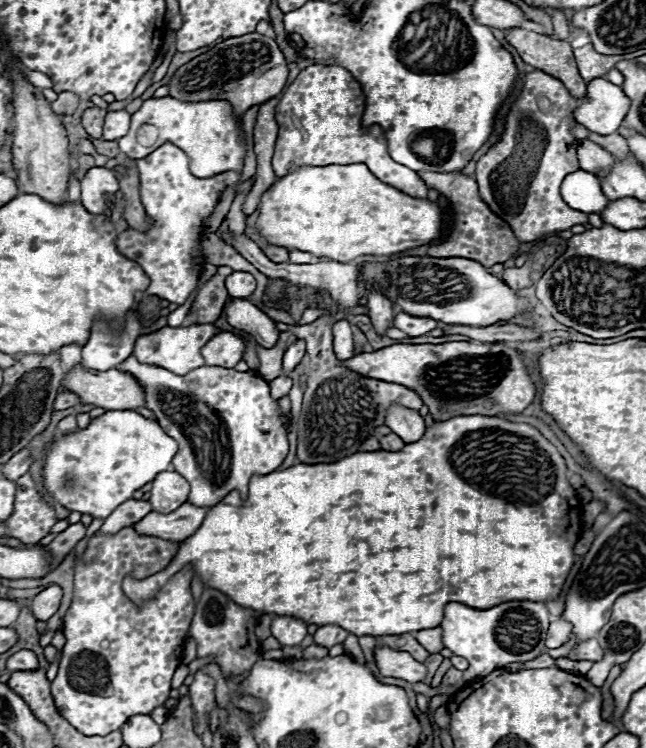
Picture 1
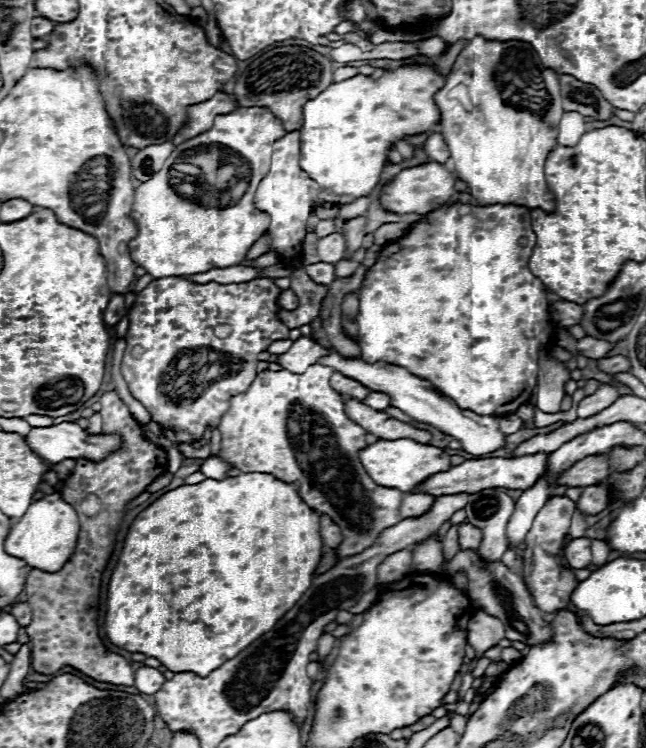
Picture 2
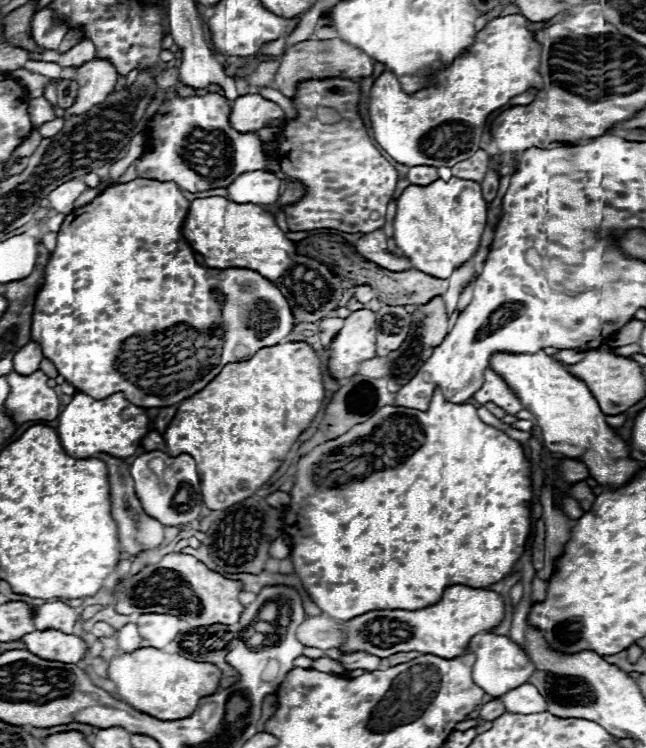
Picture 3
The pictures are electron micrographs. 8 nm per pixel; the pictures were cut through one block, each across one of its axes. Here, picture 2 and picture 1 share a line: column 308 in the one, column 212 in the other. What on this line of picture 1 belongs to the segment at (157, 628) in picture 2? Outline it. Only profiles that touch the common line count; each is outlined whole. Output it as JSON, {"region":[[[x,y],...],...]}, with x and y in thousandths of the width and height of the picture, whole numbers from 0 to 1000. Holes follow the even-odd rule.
{"region":[[[746,553],[700,556],[693,561],[675,561],[669,570],[659,572],[656,583],[647,591],[628,594],[616,604],[601,604],[601,602],[551,604],[511,620],[458,620],[443,628],[427,628],[418,634],[393,636],[387,642],[387,658],[384,658],[381,671],[372,668],[368,658],[356,658],[334,676],[322,679],[322,687],[313,703],[307,706],[300,717],[285,722],[263,759],[226,775],[195,773],[189,786],[207,805],[220,805],[220,802],[235,799],[269,765],[276,765],[288,754],[300,754],[300,765],[313,770],[319,783],[350,791],[356,802],[381,813],[393,813],[396,818],[461,824],[464,829],[474,829],[477,837],[480,834],[489,834],[489,837],[523,834],[551,850],[563,850],[563,848],[567,850],[601,850],[601,848],[619,850],[628,845],[647,845],[647,842],[681,837],[687,826],[687,810],[693,805],[712,805],[712,807],[749,816],[749,813],[762,813],[768,807],[780,807],[793,802],[820,802],[820,805],[861,802],[889,754],[885,735],[901,711],[898,690],[901,690],[898,668],[895,668],[892,655],[879,644],[879,626],[876,626],[873,612],[867,610],[861,596],[848,591],[827,570],[811,567],[811,564],[789,564],[777,556],[746,556]],[[737,575],[762,575],[762,594],[746,594],[740,599],[721,599],[721,594],[709,594],[715,586],[721,586],[728,578],[737,578]],[[774,588],[786,588],[789,596],[774,596]],[[768,602],[774,602],[774,610],[768,607]]]}

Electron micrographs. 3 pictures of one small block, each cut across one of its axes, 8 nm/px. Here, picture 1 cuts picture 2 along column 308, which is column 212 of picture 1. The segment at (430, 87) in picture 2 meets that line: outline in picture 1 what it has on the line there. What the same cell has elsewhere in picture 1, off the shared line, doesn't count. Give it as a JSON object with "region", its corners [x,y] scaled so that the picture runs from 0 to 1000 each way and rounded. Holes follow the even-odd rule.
{"region":[[[266,128],[229,131],[217,147],[204,152],[198,179],[183,187],[186,201],[198,211],[223,211],[257,190],[266,190],[288,203],[291,225],[303,238],[325,238],[344,230],[375,230],[378,225],[381,190],[375,184],[375,166],[350,134],[285,136]]]}

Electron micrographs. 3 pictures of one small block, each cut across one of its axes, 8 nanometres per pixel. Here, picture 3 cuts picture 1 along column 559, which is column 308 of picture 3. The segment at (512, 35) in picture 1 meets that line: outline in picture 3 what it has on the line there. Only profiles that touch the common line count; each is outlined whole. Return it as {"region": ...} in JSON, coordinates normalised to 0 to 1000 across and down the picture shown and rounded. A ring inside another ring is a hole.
{"region":[[[511,51],[511,53],[471,53],[464,59],[455,59],[449,64],[443,64],[443,70],[433,78],[433,91],[427,94],[424,102],[424,118],[430,123],[437,123],[440,128],[452,131],[458,123],[458,112],[464,107],[483,107],[483,104],[560,104],[560,102],[573,102],[576,99],[576,78],[570,78],[560,67],[542,61],[539,56],[526,53],[526,51]]]}

